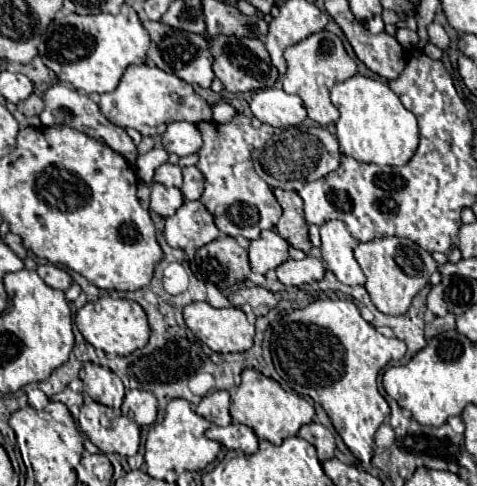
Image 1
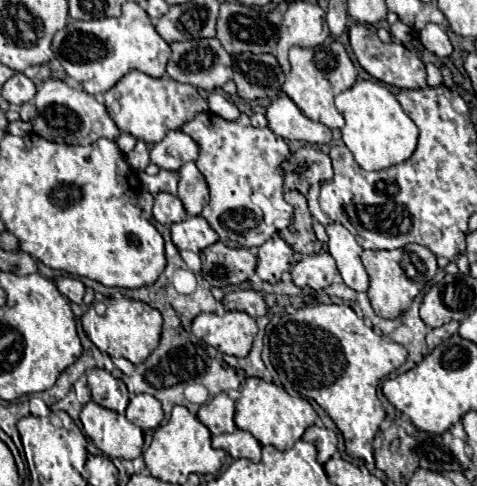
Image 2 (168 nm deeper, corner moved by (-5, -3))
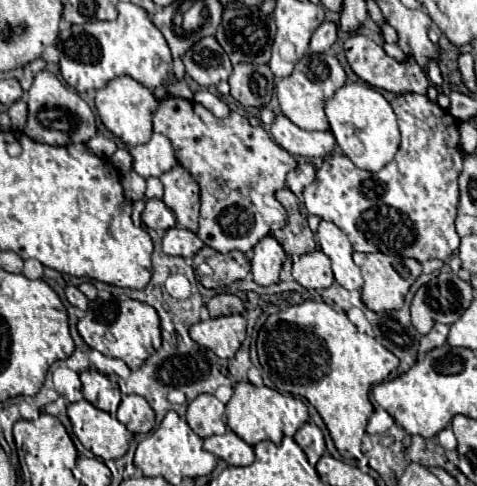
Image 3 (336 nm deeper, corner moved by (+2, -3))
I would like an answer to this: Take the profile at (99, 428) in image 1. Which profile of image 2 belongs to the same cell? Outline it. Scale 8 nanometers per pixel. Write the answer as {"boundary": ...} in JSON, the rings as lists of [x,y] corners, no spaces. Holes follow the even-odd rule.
{"boundary":[[[90,401],[80,411],[84,433],[110,459],[136,459],[142,453],[142,429],[124,415]]]}

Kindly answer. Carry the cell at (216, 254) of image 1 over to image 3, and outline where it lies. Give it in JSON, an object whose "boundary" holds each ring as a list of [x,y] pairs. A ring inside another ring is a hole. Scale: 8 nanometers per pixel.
{"boundary":[[[207,245],[193,257],[193,263],[195,263],[195,271],[199,273],[201,285],[211,287],[211,289],[225,287],[225,285],[231,285],[233,281],[245,279],[247,273],[251,271],[249,259],[245,253],[229,251],[223,255]],[[205,265],[211,269],[209,275],[203,273]]]}

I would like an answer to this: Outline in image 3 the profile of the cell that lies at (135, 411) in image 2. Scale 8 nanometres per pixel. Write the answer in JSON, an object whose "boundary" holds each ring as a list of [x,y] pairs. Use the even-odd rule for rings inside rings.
{"boundary":[[[125,395],[121,399],[117,419],[131,433],[149,433],[155,425],[155,411],[149,407],[147,399],[141,399],[141,395]]]}

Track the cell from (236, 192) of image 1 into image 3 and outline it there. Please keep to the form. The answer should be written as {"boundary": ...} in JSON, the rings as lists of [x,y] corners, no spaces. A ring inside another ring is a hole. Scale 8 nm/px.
{"boundary":[[[173,97],[165,99],[155,111],[153,131],[163,133],[167,139],[171,139],[179,163],[193,175],[193,179],[201,187],[201,217],[197,235],[205,241],[205,245],[213,247],[219,253],[229,253],[233,249],[247,253],[259,243],[259,239],[271,235],[285,225],[287,211],[275,199],[275,189],[285,187],[285,177],[289,171],[293,171],[293,167],[297,167],[297,161],[291,153],[279,147],[261,125],[253,127],[247,117],[235,111],[225,119],[217,119],[203,105],[189,99]]]}

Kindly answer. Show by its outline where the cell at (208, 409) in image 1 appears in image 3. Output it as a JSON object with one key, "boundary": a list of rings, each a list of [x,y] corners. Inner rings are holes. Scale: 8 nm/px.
{"boundary":[[[199,395],[187,407],[187,423],[201,437],[223,435],[225,425],[225,405],[215,395]]]}

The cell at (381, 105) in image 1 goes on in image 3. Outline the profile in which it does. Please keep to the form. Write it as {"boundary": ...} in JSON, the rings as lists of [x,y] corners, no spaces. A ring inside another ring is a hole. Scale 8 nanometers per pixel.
{"boundary":[[[345,83],[335,95],[327,101],[325,113],[329,117],[331,133],[337,139],[339,149],[359,167],[367,171],[383,169],[399,149],[399,127],[397,115],[391,109],[389,101],[367,83]]]}

